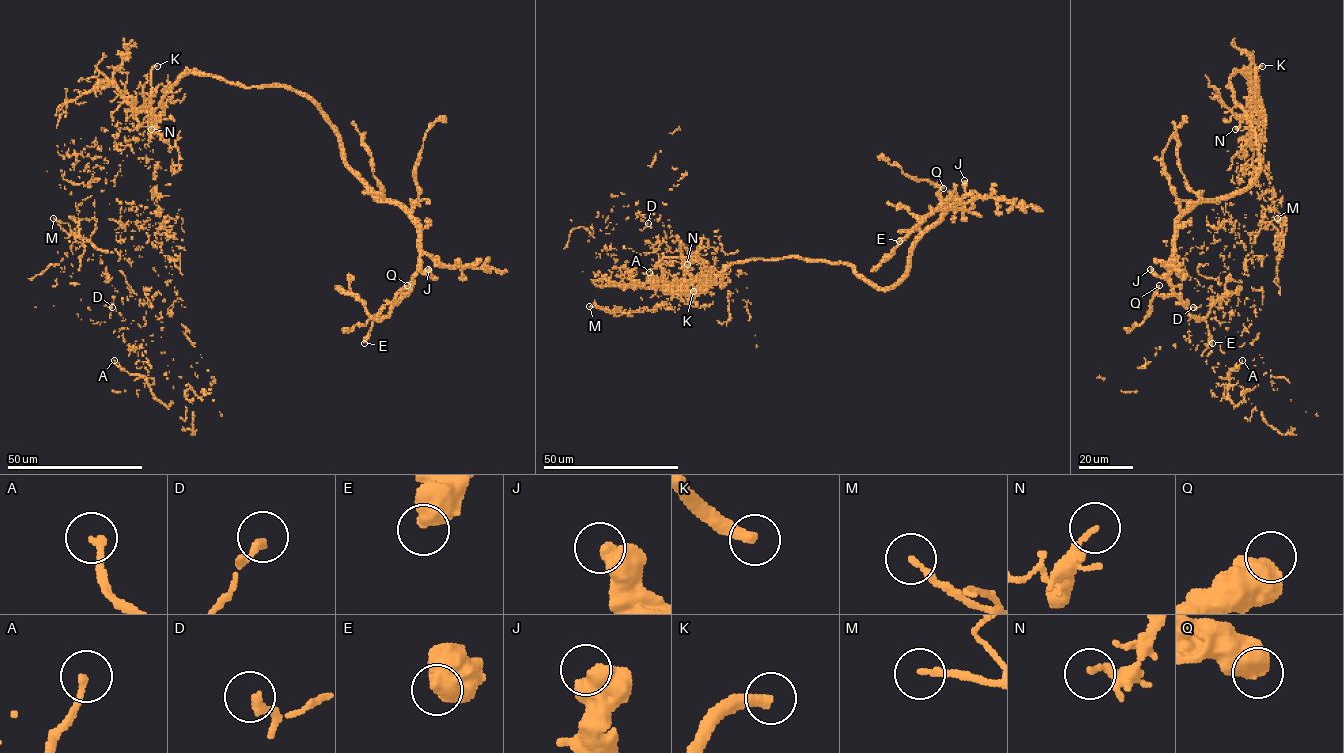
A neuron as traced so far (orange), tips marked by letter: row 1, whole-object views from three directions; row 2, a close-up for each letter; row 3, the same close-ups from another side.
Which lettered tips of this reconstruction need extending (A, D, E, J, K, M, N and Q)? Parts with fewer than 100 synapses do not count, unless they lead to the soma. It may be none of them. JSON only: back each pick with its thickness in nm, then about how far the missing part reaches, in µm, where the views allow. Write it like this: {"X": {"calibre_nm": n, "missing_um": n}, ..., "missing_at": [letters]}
{"K": {"calibre_nm": 360, "missing_um": 60}, "missing_at": ["K"]}

